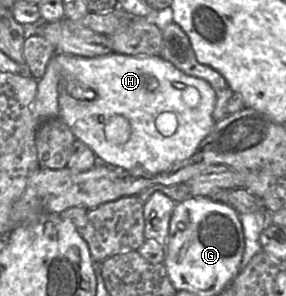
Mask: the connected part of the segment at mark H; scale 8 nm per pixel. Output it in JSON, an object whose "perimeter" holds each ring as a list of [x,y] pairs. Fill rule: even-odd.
{"perimeter":[[[58,52],[54,56],[61,67],[58,99],[62,115],[59,117],[77,140],[93,150],[99,162],[125,170],[141,168],[148,174],[159,174],[190,158],[216,124],[213,119],[215,91],[209,82],[185,74],[161,55],[132,56],[111,52],[89,58]],[[76,81],[87,88],[85,95],[74,90]],[[119,115],[125,117],[131,125],[130,138],[125,143],[114,143],[105,135],[106,125]]]}

